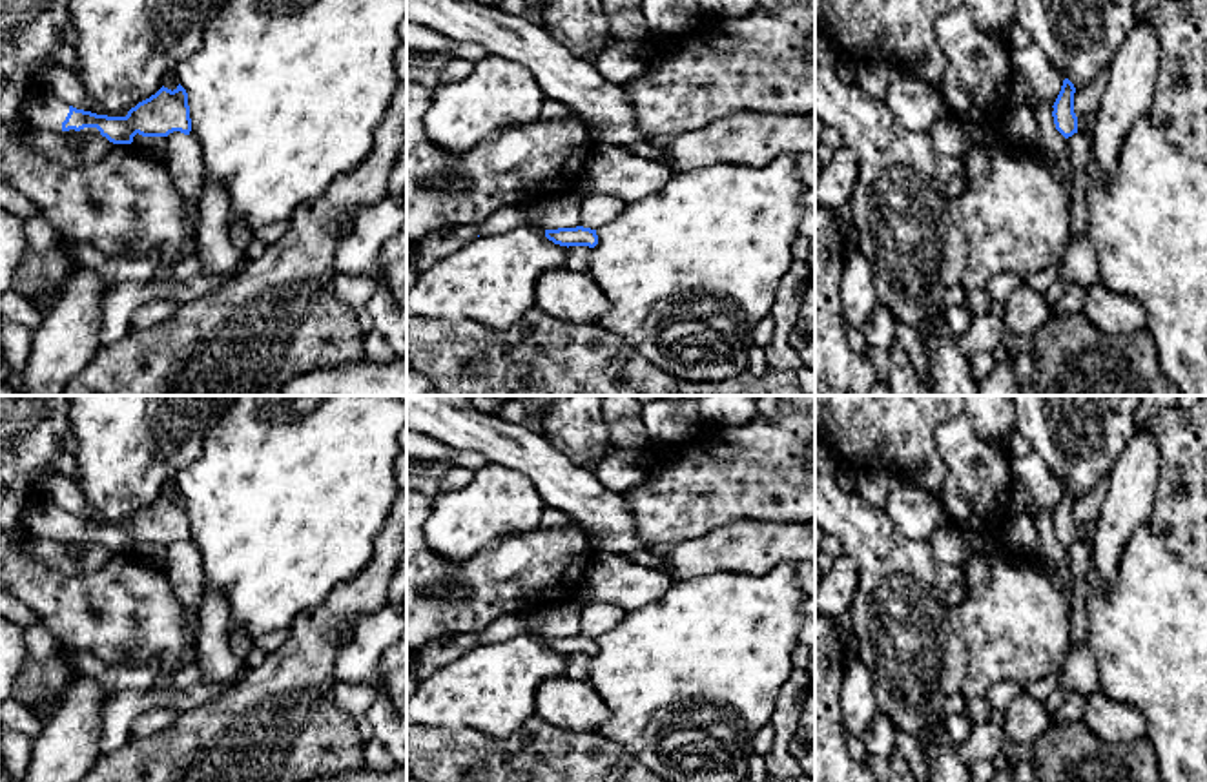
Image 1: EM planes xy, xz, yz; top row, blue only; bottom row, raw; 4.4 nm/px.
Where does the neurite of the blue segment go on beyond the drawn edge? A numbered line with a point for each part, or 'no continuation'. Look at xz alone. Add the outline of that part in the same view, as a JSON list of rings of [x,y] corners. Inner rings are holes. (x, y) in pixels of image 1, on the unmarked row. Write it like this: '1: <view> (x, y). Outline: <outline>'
no continuation

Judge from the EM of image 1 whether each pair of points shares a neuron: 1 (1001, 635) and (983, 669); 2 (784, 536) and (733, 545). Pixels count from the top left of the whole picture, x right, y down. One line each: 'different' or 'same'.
1: same
2: same

